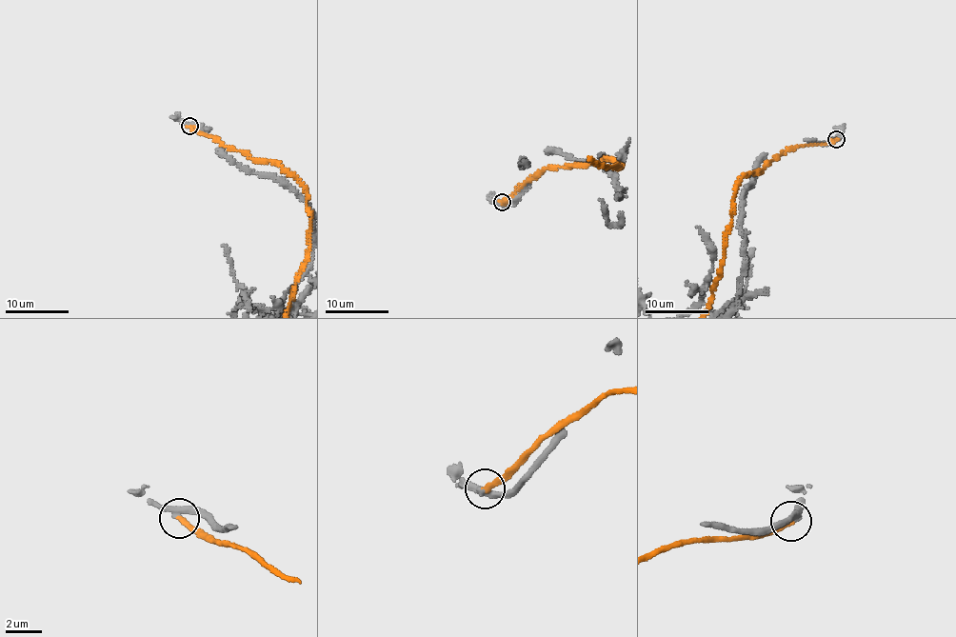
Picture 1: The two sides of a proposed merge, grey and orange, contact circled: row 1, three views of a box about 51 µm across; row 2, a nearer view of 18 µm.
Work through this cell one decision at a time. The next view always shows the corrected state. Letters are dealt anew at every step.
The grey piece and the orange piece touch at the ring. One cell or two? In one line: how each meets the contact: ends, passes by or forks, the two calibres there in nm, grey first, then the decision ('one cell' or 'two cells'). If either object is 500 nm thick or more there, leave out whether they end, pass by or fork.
grey passes by; orange ends there; 360 nm thick on the grey side, 320 nm on the other; two cells

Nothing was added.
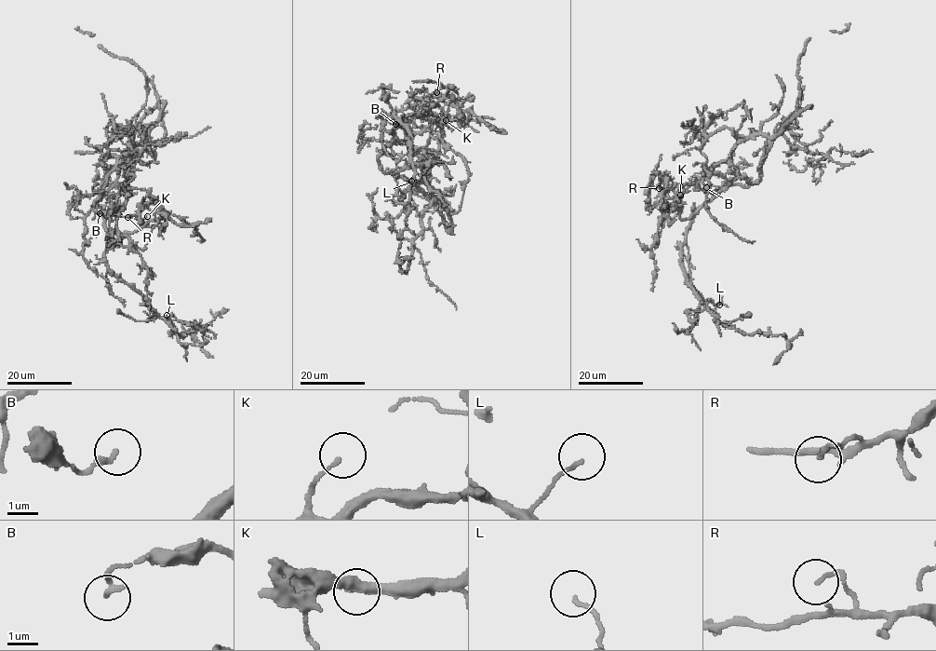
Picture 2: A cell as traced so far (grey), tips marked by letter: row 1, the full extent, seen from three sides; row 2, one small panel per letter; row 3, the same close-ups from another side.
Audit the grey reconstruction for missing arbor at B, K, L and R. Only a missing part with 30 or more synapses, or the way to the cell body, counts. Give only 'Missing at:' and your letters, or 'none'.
Missing at: none

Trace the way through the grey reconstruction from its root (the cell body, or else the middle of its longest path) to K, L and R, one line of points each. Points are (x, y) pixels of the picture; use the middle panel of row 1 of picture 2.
K: (405, 139), (395, 143), (393, 138), (393, 130), (406, 115), (428, 114), (446, 120)
L: (405, 139), (394, 143), (393, 131), (397, 125), (390, 116), (401, 120), (409, 135), (415, 173), (411, 181)
R: (405, 139), (434, 121), (438, 149), (421, 158), (394, 114), (436, 92)

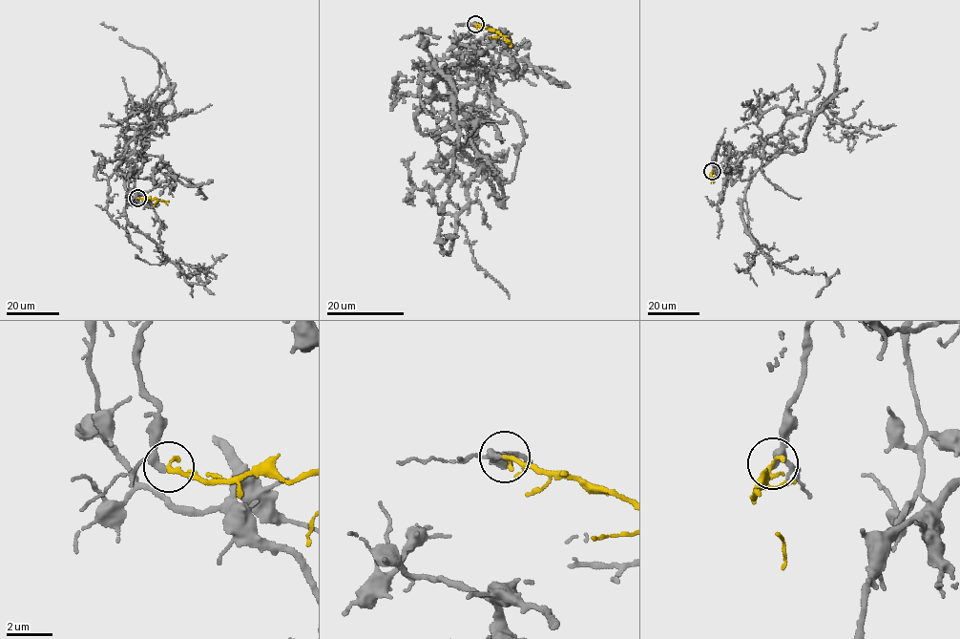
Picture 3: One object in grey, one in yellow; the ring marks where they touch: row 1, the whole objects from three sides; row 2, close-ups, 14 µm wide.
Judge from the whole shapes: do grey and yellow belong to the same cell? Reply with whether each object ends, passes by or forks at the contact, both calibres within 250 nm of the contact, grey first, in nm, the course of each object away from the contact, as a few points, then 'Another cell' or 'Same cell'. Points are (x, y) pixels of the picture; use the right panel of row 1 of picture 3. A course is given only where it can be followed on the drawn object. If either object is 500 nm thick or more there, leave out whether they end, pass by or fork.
At the ring grey passes by. At the ring yellow ends. Thickness 240 nm (grey) against 220 nm. Course of grey: (713, 170), (792, 115), (757, 123), (777, 154), (740, 208), (772, 263), (824, 275), (816, 298). Course of yellow: (713, 170), (711, 183). Same cell

